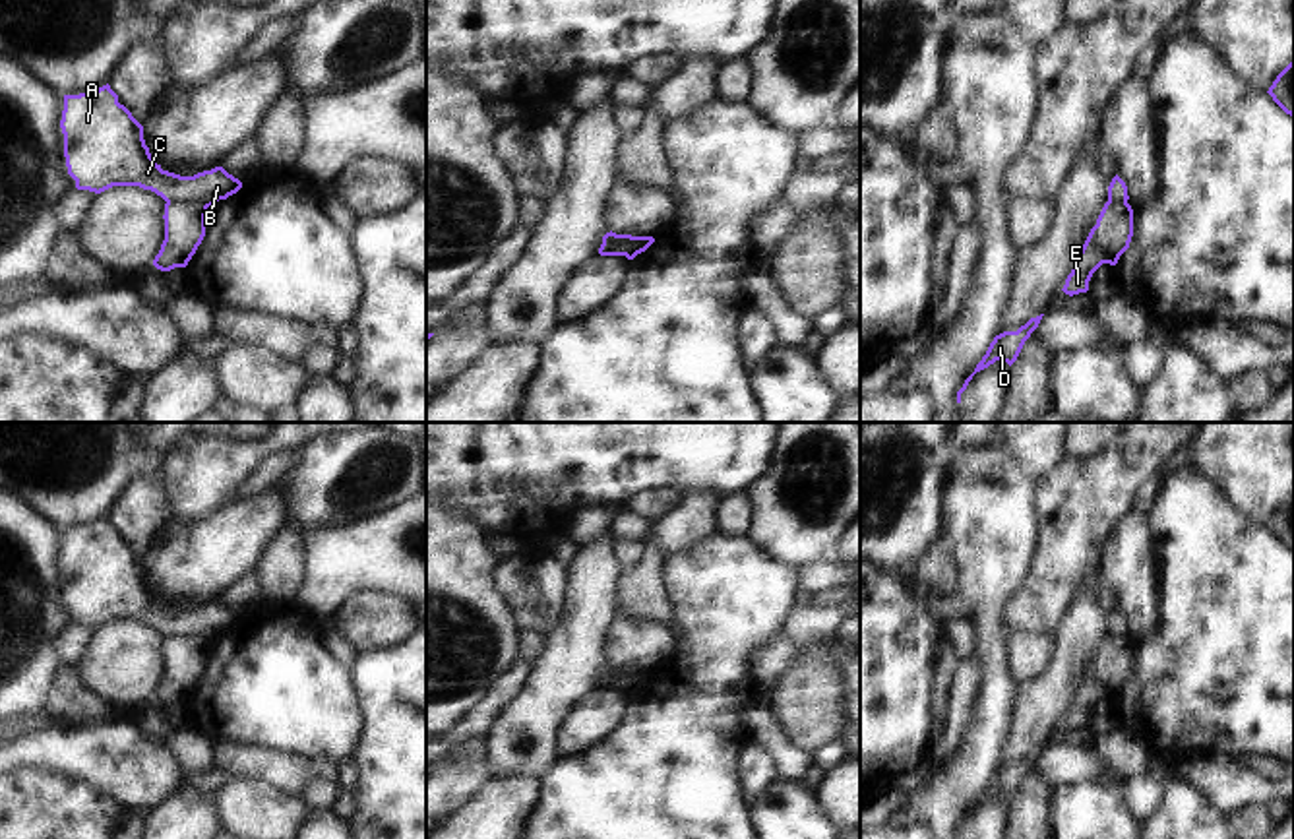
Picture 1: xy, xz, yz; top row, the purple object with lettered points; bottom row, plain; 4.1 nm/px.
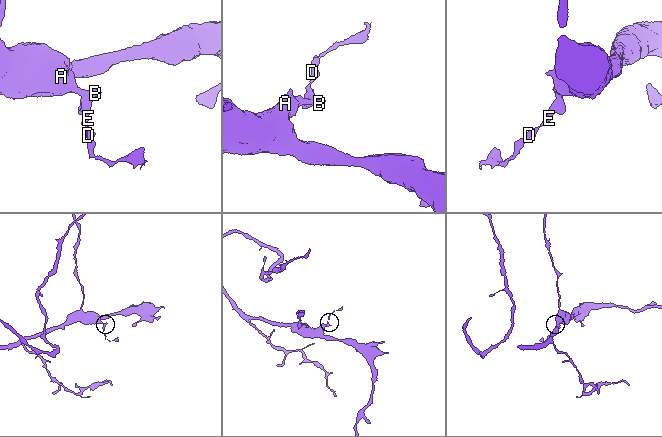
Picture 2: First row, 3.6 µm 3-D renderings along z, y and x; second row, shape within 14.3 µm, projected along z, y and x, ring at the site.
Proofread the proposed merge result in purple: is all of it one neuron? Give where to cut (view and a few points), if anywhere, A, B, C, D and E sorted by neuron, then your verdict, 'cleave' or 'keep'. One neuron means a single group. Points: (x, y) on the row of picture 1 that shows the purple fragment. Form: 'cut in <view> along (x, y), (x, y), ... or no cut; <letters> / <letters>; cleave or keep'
cut in xy along (167, 200), (198, 200), (206, 208); A B C / D E; cleave

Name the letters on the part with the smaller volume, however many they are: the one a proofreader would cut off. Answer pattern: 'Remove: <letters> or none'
Remove: D, E.

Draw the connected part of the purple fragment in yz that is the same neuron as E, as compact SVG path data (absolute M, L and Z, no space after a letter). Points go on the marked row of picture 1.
M1106 202L1096 225L1091 229L1071 273L1065 279L1063 293L1073 296L1089 291L1093 273L1102 265L1116 265L1129 248L1133 236L1133 209L1125 202Z

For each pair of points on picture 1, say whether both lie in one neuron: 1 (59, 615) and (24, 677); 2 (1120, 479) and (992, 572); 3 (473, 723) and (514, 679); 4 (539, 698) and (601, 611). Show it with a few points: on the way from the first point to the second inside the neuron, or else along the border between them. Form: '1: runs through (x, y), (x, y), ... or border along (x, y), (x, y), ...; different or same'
1: runs through (43, 630), (24, 650), (24, 661); same
2: border along (1039, 493), (1037, 549), (1021, 582); different
3: runs through (485, 712), (504, 690); same
4: runs through (560, 677), (574, 663), (585, 632); same

